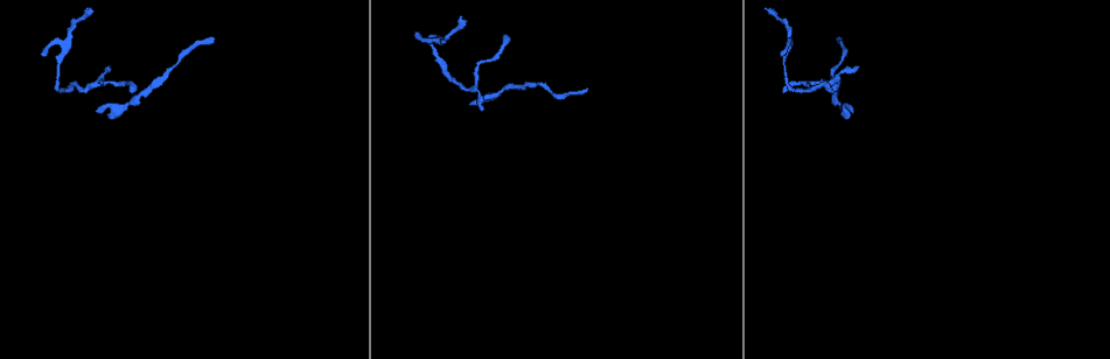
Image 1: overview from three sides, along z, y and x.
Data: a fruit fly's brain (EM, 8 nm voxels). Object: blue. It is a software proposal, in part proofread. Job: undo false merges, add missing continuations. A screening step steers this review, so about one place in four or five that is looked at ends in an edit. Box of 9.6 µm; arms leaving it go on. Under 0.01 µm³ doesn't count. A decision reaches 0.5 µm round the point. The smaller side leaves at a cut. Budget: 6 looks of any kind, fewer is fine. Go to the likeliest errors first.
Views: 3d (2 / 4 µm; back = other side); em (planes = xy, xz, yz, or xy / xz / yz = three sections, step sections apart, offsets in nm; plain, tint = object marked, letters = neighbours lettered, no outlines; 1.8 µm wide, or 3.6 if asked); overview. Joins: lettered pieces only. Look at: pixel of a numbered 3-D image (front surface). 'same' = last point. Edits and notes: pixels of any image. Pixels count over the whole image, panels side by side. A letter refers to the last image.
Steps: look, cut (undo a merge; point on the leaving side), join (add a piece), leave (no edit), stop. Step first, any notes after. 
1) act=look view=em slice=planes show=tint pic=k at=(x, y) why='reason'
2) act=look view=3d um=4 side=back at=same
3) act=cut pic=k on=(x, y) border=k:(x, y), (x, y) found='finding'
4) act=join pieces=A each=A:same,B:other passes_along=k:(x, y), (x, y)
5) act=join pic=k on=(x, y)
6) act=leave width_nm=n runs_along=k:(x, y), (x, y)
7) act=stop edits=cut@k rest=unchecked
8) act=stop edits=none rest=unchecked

act=look view=3d um=2 pic=1 at=(214, 40) why='thin end'

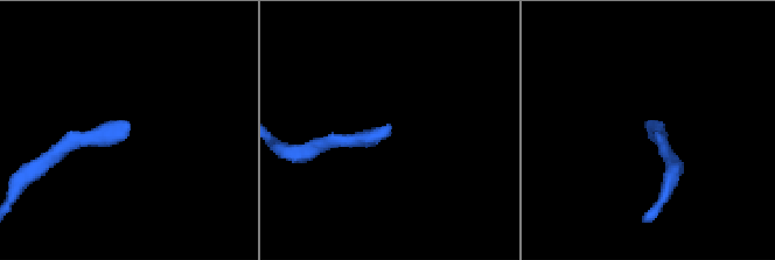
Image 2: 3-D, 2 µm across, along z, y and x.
act=look view=em slice=xy step=16 show=letters pic=2 at=(125, 124)

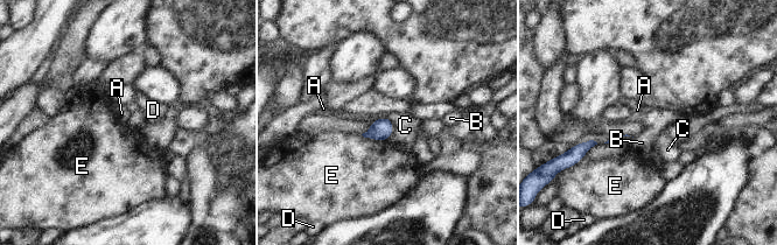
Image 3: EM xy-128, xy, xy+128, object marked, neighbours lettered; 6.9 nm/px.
act=look view=em slice=planes show=letters at=same why='another direction'

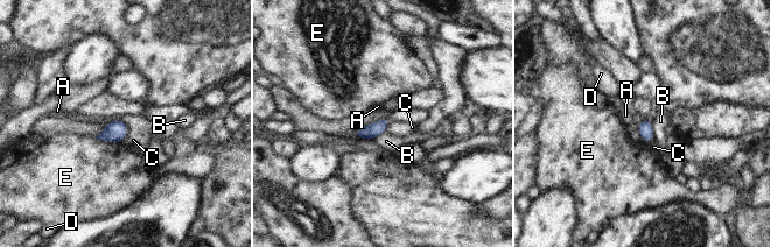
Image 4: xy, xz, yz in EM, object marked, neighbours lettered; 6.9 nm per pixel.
act=join pieces=D each=A:other,B:other,C:other,D:same,E:other passes_along=4:(373, 129), (387, 120), (404, 114) found='the neuron continues'

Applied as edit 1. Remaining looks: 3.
act=look view=em slice=yz step=8 show=tint pic=1 at=(43, 56)

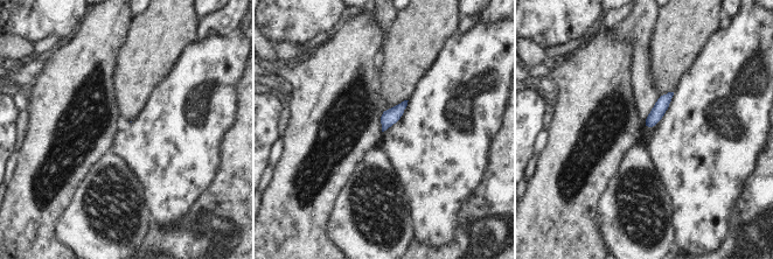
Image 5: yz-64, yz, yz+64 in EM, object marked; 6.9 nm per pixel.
act=look view=em slice=planes show=letters at=same why='cut it another way'

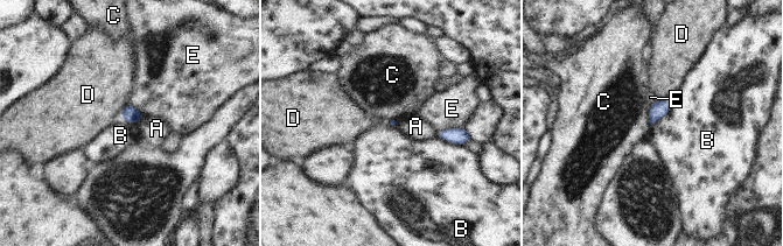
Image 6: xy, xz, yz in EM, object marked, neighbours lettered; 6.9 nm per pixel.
act=leave longest_contact=B:300nm each=A:other,B:other,C:other,D:other,E:other border=6:(677, 93), (671, 107), (650, 125) found='none of them fits'

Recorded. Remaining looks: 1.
act=stop edits=join@4 rest=unchecked

